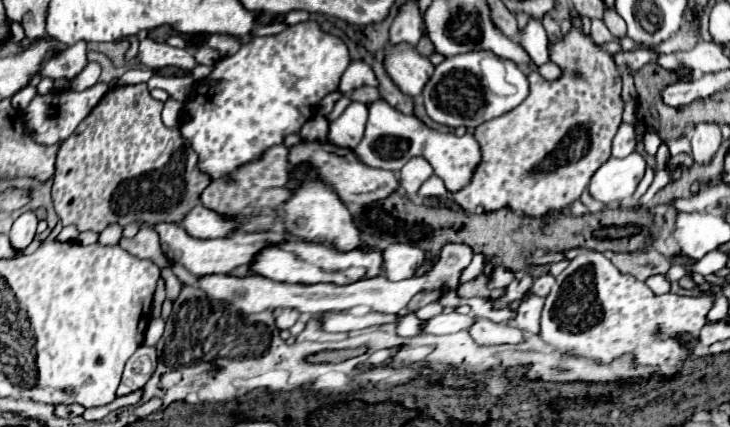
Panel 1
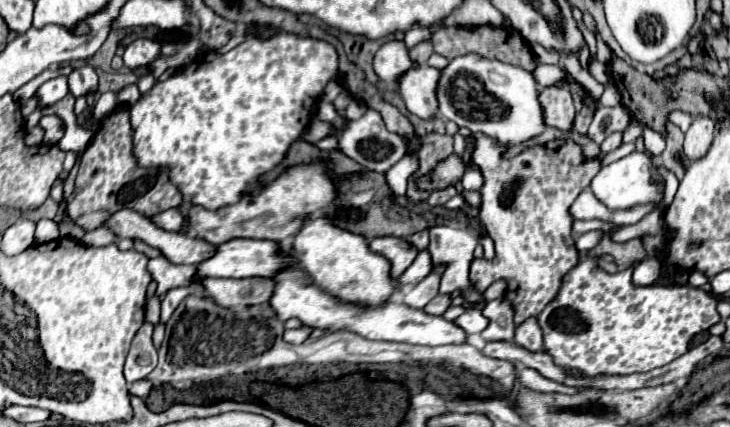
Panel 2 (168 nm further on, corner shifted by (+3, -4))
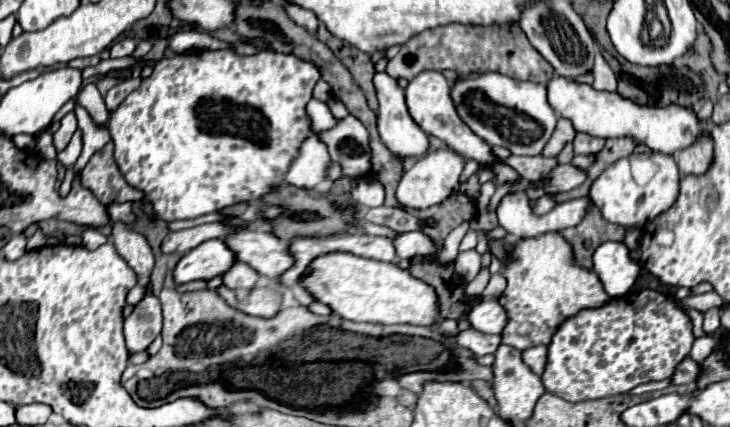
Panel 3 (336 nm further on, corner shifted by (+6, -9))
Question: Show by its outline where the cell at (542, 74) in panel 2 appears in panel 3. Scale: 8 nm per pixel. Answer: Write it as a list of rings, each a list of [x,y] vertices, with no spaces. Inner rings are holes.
[[[555,76],[547,84],[547,90],[549,90],[549,104],[555,110],[555,114],[569,118],[577,132],[587,132],[597,138],[631,136],[637,142],[645,144],[649,150],[669,156],[691,146],[701,134],[709,132],[711,126],[707,120],[701,120],[691,108],[679,104],[641,106],[625,96],[619,96],[617,92],[599,92],[587,84],[577,84],[563,76]]]

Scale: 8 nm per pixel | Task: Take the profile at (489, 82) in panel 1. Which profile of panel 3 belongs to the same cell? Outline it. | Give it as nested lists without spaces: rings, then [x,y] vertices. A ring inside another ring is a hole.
[[[485,72],[479,78],[461,78],[451,90],[459,116],[493,146],[505,146],[515,156],[537,156],[555,130],[557,116],[547,102],[547,86],[519,82],[497,72]]]

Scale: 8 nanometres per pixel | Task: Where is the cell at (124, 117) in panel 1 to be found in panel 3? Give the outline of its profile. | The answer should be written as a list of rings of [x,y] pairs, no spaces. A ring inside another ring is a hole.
[[[109,142],[101,152],[95,152],[81,172],[81,186],[91,190],[101,204],[111,202],[139,202],[143,192],[135,190],[121,176],[113,160],[113,144]]]

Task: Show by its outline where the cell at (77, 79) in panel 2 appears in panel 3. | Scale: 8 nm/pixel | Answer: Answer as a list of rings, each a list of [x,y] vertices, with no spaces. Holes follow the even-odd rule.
[[[95,84],[83,86],[79,96],[77,96],[77,102],[79,102],[79,106],[83,106],[91,114],[91,118],[97,126],[107,126],[109,110],[105,110],[105,102],[103,102]]]

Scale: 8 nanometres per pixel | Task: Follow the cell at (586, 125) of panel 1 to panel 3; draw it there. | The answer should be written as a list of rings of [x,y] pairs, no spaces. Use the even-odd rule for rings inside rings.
[[[547,232],[539,238],[519,240],[509,254],[505,268],[507,288],[501,296],[501,306],[509,314],[509,322],[501,334],[503,344],[517,350],[527,350],[537,344],[551,344],[559,324],[581,310],[599,308],[611,300],[595,272],[573,264],[573,252],[559,232]]]

